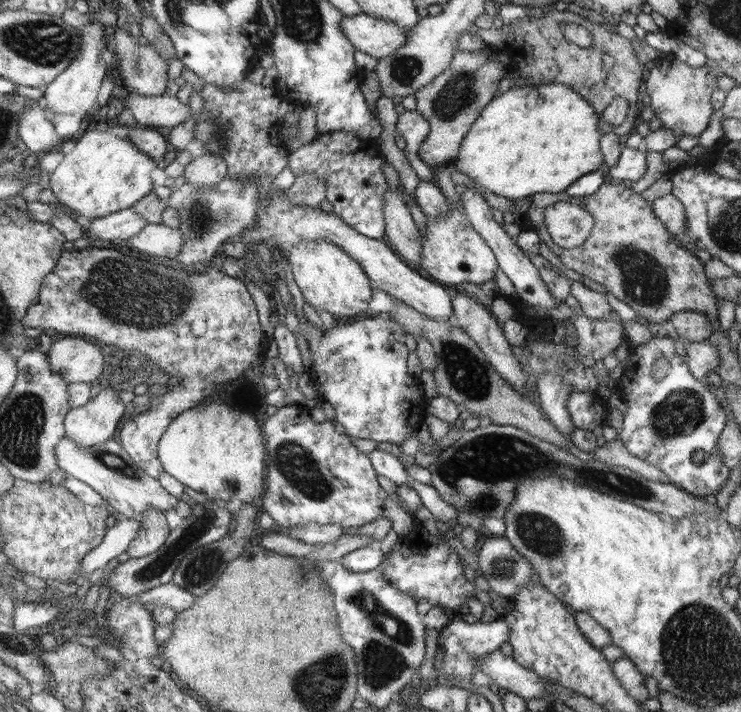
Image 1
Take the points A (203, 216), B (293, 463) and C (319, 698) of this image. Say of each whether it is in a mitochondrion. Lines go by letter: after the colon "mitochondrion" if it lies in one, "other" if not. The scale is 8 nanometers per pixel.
A: mitochondrion
B: mitochondrion
C: mitochondrion

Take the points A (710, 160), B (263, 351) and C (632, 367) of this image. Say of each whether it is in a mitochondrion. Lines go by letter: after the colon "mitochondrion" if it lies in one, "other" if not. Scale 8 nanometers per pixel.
A: other
B: other
C: other

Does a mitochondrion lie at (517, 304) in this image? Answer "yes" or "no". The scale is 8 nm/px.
no

